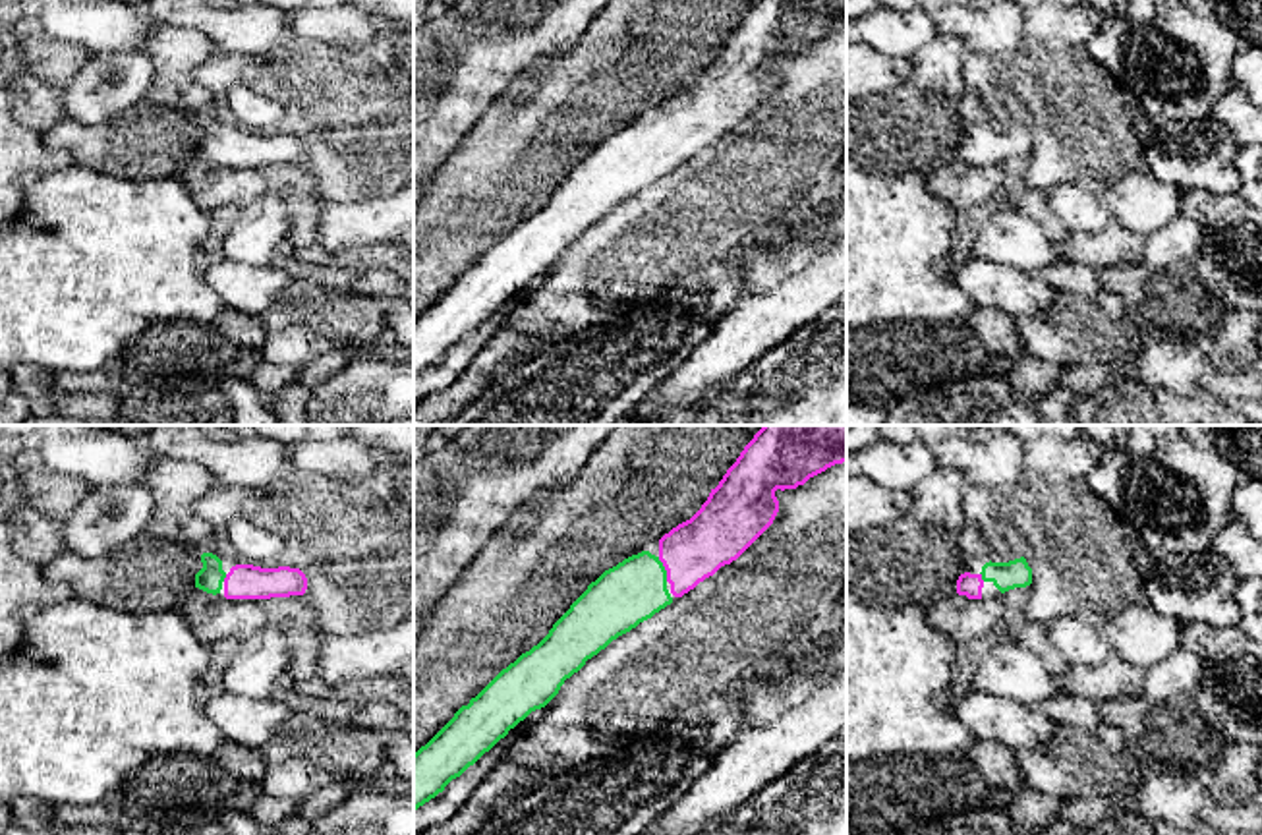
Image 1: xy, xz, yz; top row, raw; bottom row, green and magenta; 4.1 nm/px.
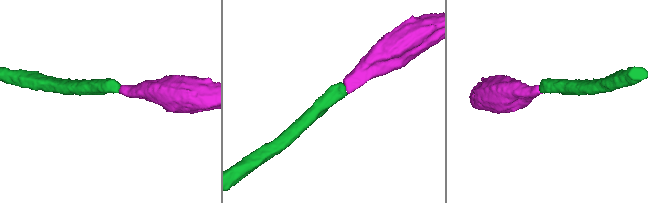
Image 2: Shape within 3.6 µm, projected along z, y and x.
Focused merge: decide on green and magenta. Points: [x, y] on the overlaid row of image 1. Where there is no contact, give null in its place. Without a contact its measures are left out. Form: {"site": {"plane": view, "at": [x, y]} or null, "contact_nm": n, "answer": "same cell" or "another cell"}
{"site": {"plane": "xz", "at": [663, 569]}, "contact_nm": 110, "answer": "same cell"}

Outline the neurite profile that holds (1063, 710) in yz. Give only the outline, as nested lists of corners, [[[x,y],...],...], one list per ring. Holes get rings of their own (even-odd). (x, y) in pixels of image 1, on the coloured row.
[[[1059,694],[1034,705],[1055,725],[1071,725],[1082,729],[1098,729],[1104,725],[1100,704],[1080,696]]]

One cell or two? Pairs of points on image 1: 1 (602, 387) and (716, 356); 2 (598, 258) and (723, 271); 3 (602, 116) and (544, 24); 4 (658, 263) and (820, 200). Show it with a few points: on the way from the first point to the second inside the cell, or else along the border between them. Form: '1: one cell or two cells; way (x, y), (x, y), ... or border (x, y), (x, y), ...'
1: two cells; border (702, 339), (677, 368), (644, 395)
2: two cells; border (733, 248), (725, 256), (679, 277), (661, 294)
3: two cells; border (592, 20), (567, 51), (538, 64), (534, 87)
4: two cells; border (818, 182), (770, 225)

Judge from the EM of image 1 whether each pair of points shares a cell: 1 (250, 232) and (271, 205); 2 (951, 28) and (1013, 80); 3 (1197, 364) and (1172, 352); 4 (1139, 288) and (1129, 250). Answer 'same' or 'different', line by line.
1: same
2: different
3: same
4: different

